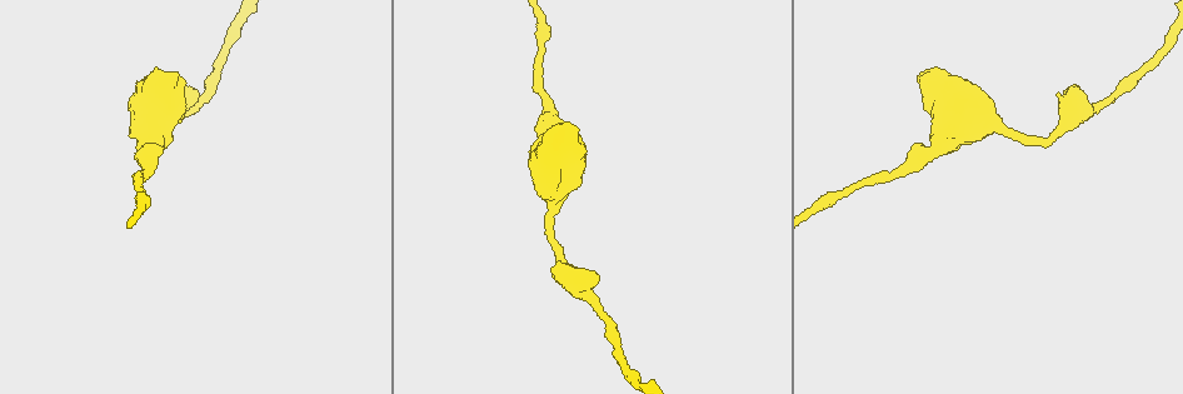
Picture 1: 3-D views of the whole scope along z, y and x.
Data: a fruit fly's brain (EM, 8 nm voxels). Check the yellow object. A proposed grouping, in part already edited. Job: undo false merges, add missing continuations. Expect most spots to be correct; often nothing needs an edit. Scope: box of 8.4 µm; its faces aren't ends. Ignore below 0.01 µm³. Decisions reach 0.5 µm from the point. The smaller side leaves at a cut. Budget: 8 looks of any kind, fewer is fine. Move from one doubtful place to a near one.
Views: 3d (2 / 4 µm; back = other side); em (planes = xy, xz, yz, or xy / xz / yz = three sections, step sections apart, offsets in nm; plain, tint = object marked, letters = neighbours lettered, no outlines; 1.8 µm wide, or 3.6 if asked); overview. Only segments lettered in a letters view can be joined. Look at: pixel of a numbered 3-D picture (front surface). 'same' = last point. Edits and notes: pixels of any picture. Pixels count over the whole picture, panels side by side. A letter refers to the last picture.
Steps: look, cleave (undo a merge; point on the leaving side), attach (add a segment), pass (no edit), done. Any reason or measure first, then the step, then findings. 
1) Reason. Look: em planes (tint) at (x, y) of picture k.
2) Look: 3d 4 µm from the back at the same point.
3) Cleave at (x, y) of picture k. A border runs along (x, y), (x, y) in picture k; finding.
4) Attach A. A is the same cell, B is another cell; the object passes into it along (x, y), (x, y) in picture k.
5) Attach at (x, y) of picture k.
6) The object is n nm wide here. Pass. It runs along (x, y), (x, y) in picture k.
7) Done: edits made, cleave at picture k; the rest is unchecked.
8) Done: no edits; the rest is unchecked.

Thick end. Look: 3d 4 µm at (926, 75) of picture 1.

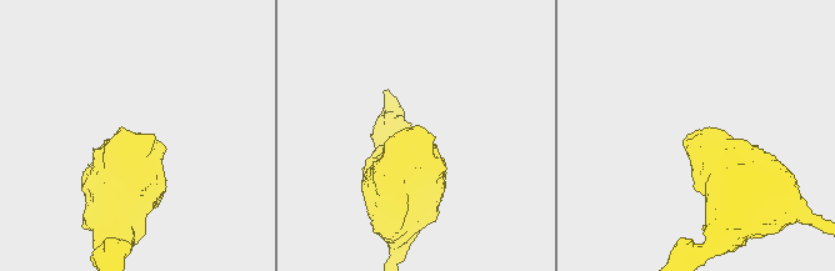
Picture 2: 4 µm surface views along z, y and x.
Look: em planes (letters) at (153, 137) of picture 2.

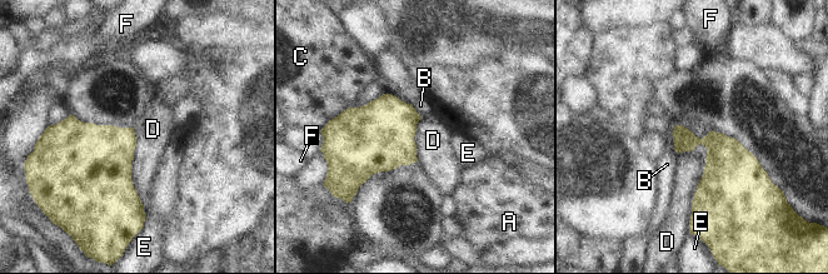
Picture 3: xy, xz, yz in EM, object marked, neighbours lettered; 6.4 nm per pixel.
Pass. A, B, C, D, E and F are other cells; a border runs along (701, 143), (706, 164), (688, 220) in picture 3; none of them fits.

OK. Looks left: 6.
Sudden change in width. Look: 3d 4 µm at (1001, 129) of picture 1.

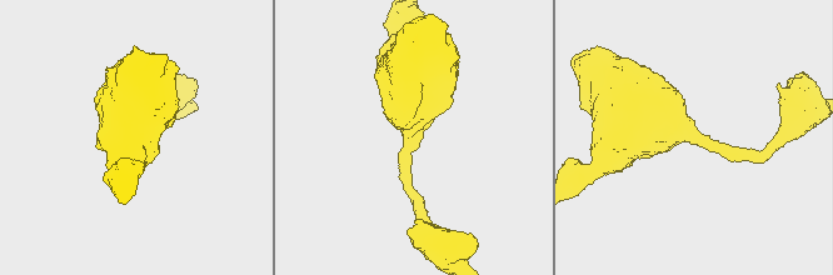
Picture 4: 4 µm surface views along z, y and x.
Look: em 3.6 µm yz step 16 (tint) at (690, 131) of picture 4.

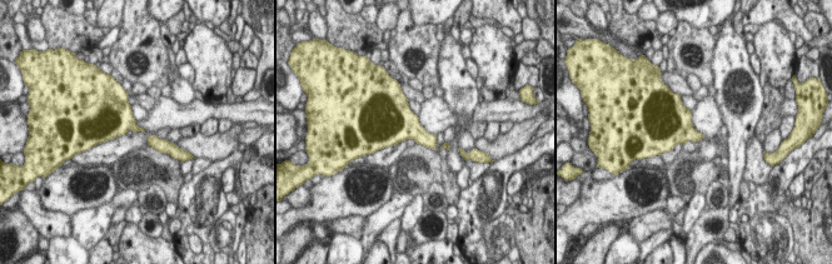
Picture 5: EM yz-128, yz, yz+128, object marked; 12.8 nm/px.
Look: em 3.6 µm planes (letters) at the same point.

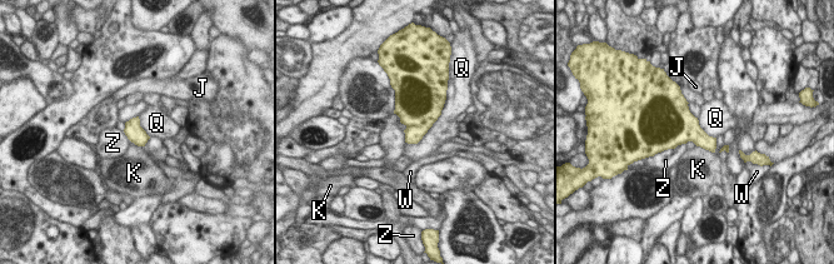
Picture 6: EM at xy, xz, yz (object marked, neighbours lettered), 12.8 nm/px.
Pass. J, K, Q, W and Z are other cells; a border runs along (445, 101), (428, 132), (408, 144) in picture 6; one neuron here.

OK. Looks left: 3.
Calibre changes. Look: 3d 2 µm at (540, 92) of picture 1.

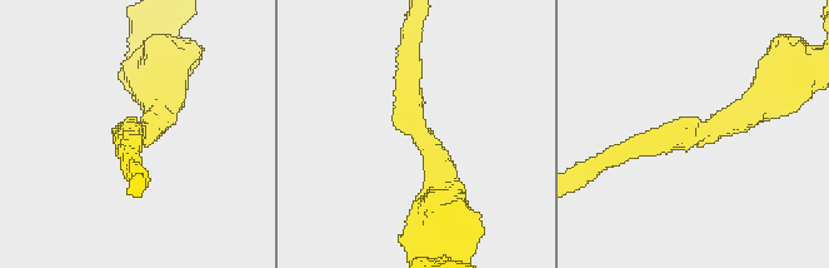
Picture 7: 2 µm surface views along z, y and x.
Look: em yz step 16 (plain) at (141, 131) of picture 7.

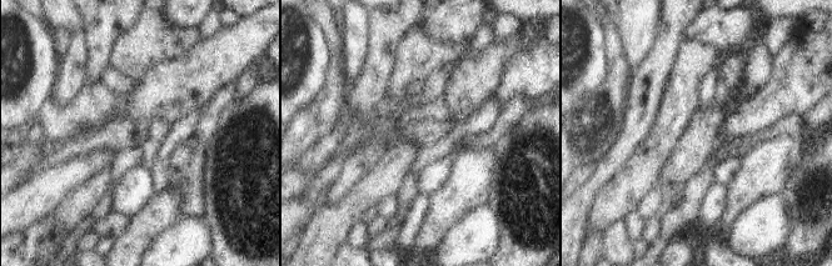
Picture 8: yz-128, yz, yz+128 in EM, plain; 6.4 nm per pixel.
Look: em yz step 16 (letters) at the same point.

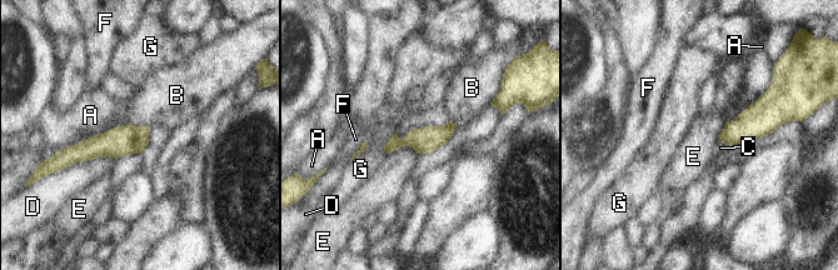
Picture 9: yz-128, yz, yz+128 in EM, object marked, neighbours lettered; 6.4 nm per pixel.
Pass. A, B, C, D, E, F and G are other cells; a border runs along (388, 153), (410, 146), (419, 155) in picture 9; continuous, no second neuron.

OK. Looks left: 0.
Done: no edits; the rest is unchecked.

